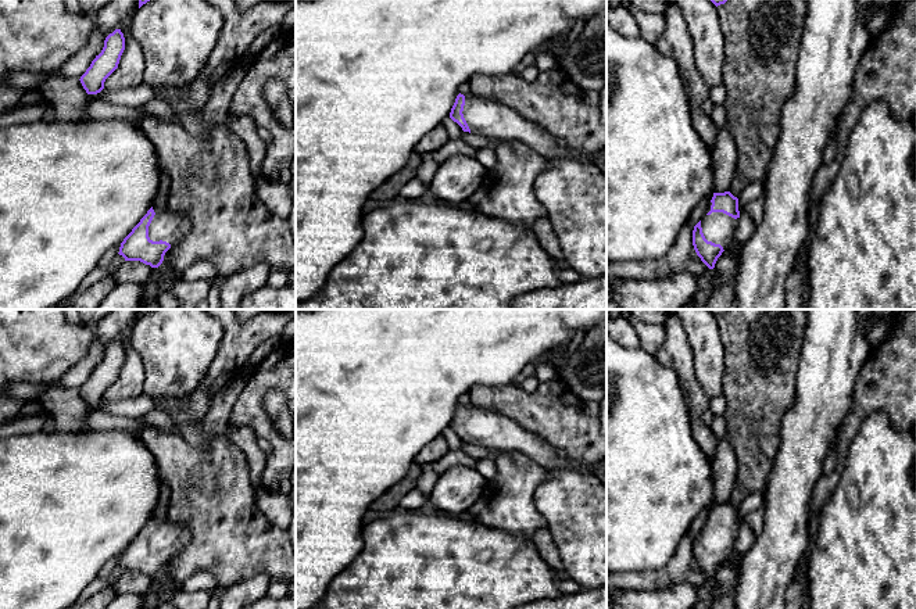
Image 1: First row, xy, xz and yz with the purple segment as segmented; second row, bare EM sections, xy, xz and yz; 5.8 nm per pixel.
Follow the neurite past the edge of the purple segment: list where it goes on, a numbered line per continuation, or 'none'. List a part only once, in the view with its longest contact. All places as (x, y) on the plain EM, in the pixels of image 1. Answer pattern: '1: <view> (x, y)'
1: xy (167, 536)

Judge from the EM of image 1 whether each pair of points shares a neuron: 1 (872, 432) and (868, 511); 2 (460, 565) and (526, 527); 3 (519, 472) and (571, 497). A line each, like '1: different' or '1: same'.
1: same
2: different
3: different

